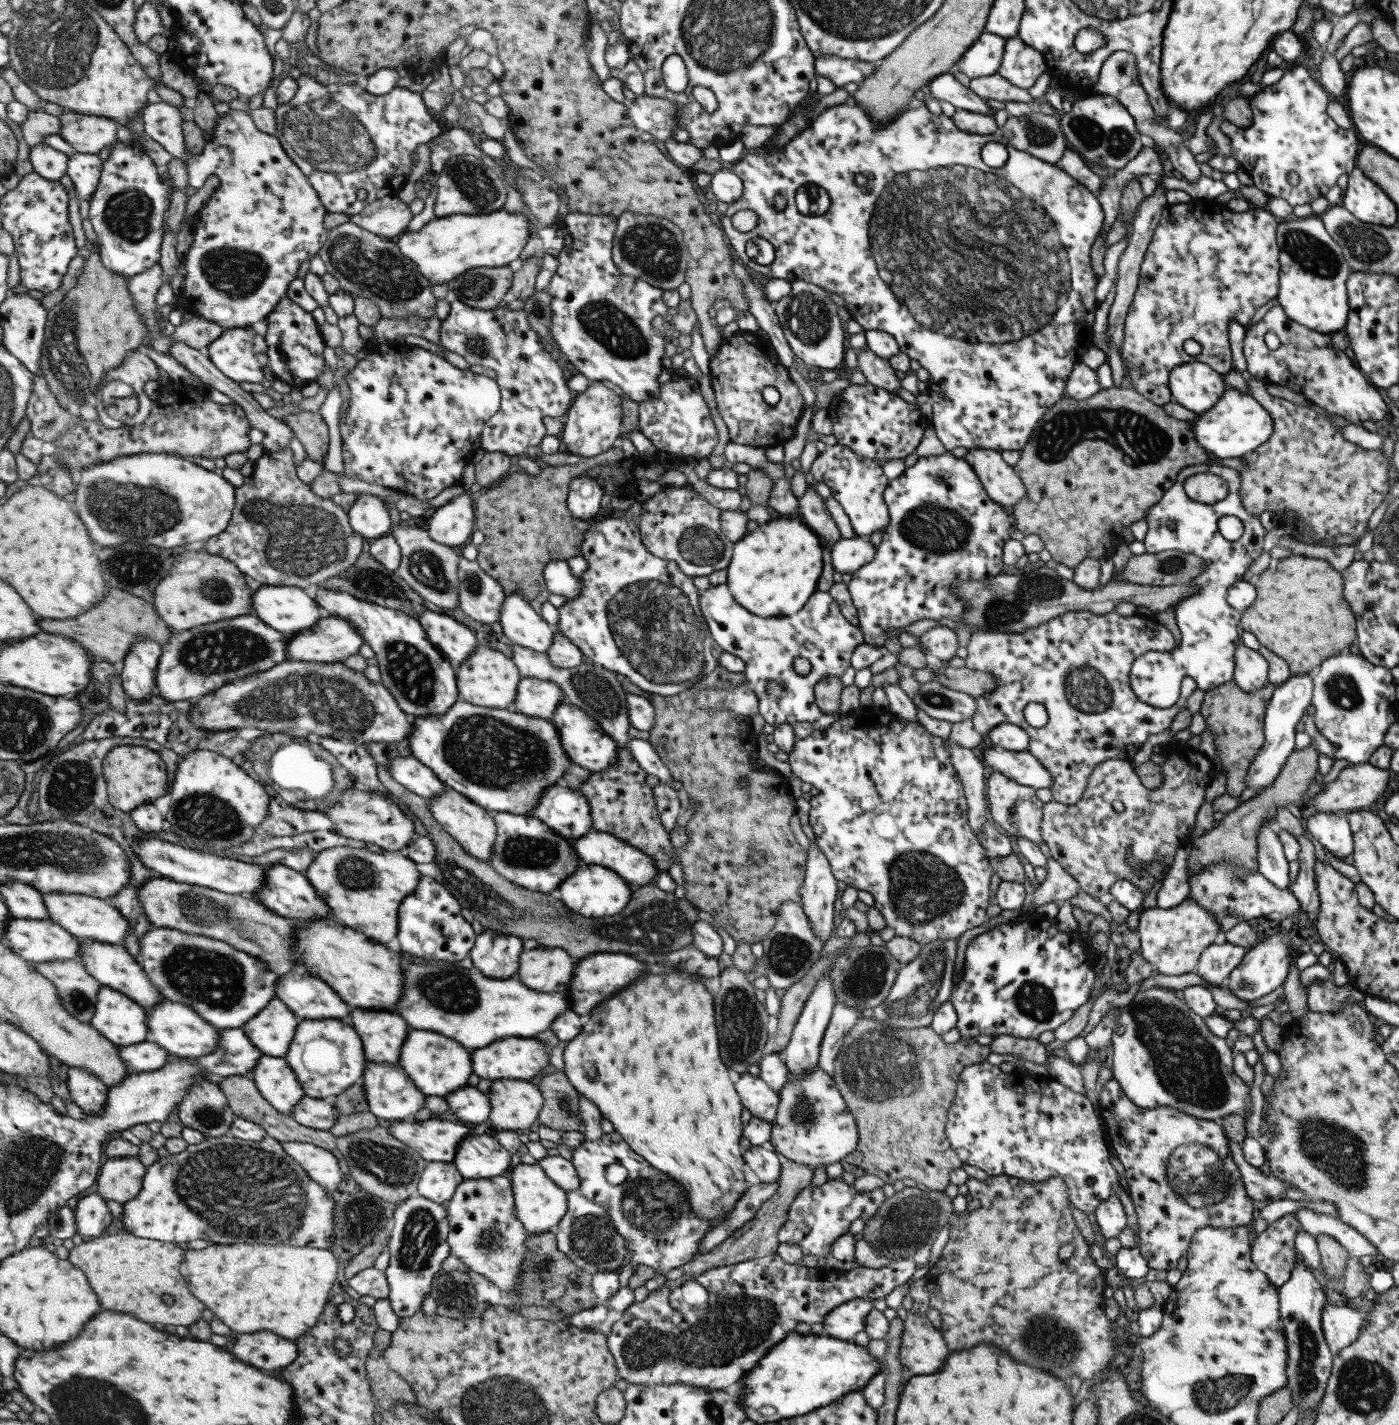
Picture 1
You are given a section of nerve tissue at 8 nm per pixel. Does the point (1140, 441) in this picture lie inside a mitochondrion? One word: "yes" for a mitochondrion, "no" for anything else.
yes

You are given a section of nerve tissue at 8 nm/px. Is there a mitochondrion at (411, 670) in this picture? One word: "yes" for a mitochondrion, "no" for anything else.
yes

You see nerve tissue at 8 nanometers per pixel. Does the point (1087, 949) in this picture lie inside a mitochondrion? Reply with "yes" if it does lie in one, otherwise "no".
no

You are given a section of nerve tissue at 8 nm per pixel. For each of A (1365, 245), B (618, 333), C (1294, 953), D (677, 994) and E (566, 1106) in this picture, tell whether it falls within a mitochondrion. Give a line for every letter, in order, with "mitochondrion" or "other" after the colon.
A: mitochondrion
B: mitochondrion
C: other
D: other
E: mitochondrion

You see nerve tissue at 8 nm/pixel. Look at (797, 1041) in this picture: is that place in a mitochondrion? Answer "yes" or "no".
no

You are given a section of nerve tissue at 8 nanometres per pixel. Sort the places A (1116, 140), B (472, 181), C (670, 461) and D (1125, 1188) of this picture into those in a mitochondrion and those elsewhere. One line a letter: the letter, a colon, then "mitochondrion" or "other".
A: mitochondrion
B: mitochondrion
C: other
D: other

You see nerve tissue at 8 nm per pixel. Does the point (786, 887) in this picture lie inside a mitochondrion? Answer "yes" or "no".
no

